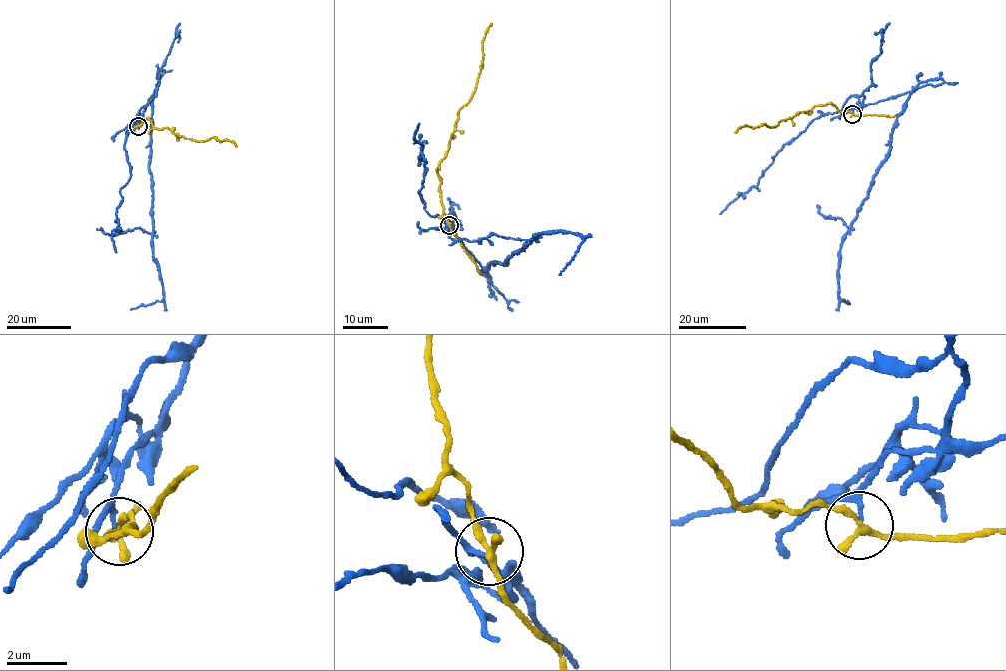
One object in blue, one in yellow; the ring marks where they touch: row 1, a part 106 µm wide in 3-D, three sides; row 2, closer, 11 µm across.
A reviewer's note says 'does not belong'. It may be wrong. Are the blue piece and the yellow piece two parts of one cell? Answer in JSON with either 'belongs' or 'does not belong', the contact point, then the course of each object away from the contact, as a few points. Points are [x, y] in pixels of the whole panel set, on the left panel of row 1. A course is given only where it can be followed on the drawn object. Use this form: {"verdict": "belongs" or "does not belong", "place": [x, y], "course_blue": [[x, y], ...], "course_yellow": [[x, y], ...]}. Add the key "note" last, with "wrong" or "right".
{"verdict": "does not belong", "place": [138, 126], "course_blue": [[137, 125], [154, 91], [149, 169], [152, 179], [153, 259], [163, 297], [160, 301], [131, 309]], "course_yellow": [[138, 126], [148, 118], [155, 128], [170, 129], [193, 140], [214, 137], [237, 146]], "note": "right"}

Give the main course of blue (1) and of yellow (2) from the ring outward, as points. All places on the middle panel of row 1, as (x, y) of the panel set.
1: (448, 226), (485, 270), (494, 262), (507, 266), (538, 234), (580, 235), (582, 243), (559, 275)
2: (450, 225), (443, 209), (437, 169), (449, 148), (459, 110), (468, 102), (475, 89), (485, 31), (491, 23)

